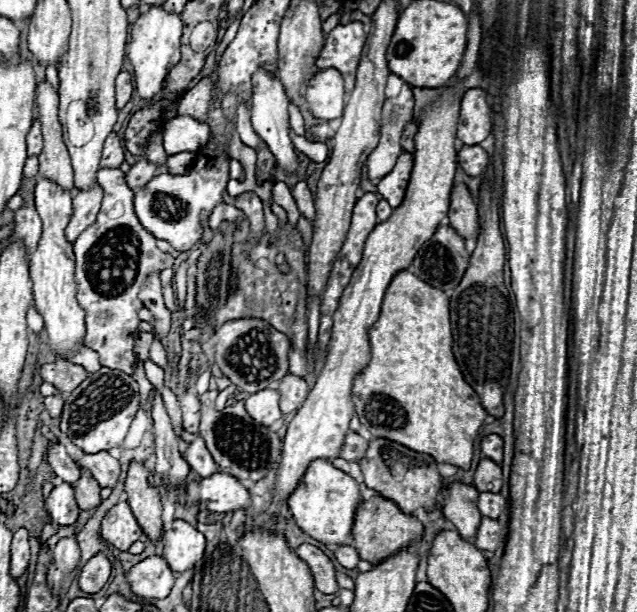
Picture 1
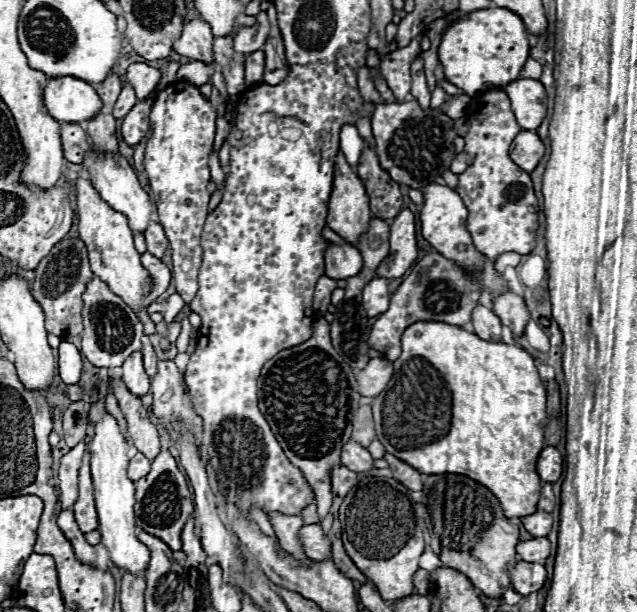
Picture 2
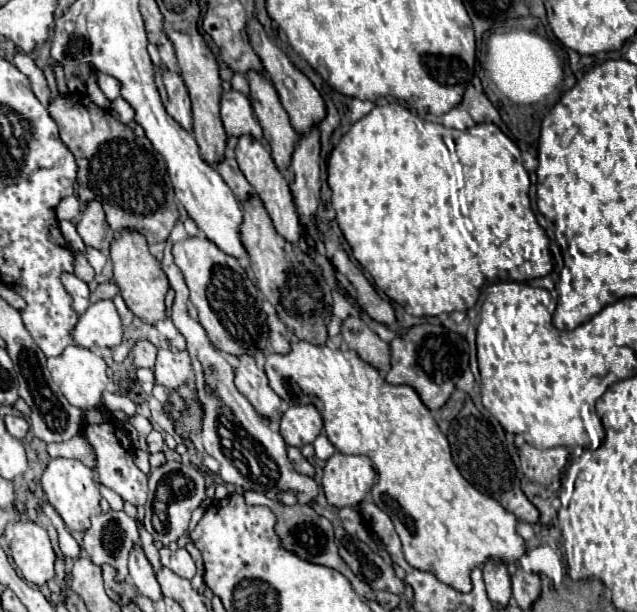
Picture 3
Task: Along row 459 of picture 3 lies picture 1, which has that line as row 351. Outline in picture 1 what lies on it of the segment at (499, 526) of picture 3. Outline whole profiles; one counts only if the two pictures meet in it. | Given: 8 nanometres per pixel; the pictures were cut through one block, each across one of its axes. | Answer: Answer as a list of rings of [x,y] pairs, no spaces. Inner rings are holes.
[[[408,270],[398,272],[386,288],[378,320],[368,328],[368,342],[370,362],[352,382],[352,404],[360,422],[376,438],[394,440],[410,450],[430,454],[436,462],[448,462],[468,470],[474,454],[474,440],[478,438],[478,430],[488,414],[456,366],[452,354],[448,296],[442,290],[422,282]]]

